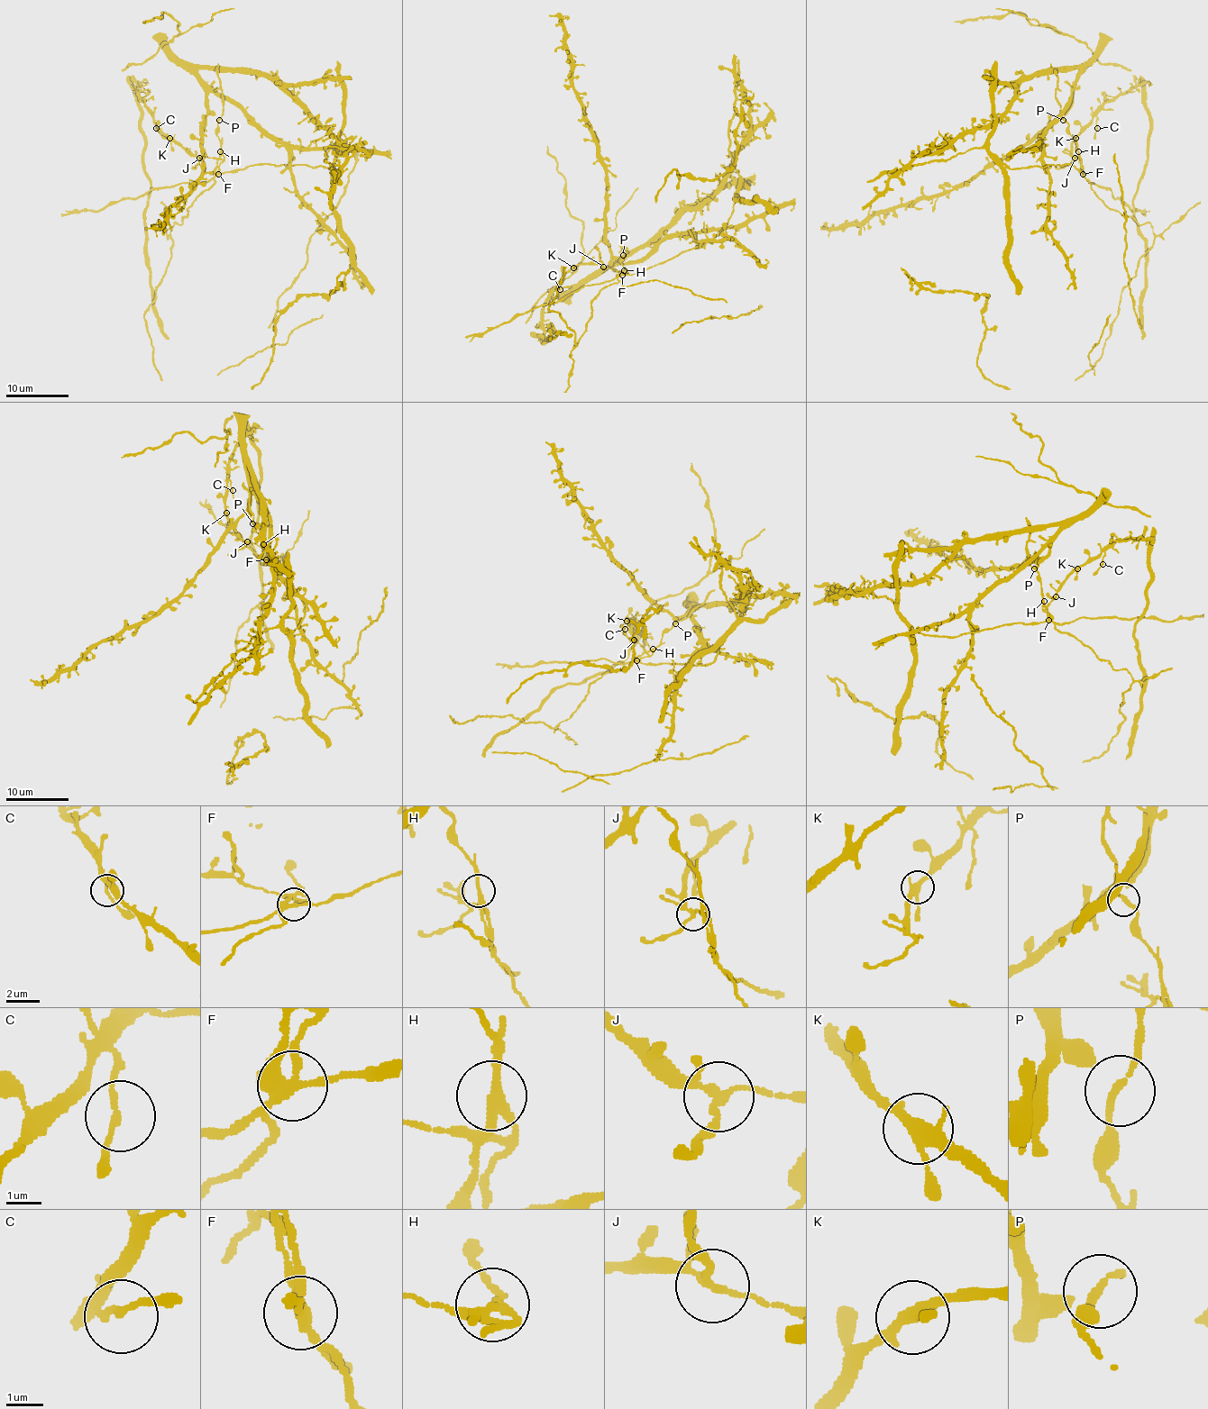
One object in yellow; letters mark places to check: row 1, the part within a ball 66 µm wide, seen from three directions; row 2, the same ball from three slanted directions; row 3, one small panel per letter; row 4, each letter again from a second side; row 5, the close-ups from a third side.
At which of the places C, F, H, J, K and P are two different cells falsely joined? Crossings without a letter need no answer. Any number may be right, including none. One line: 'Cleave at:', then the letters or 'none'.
Cleave at: F, H, J

